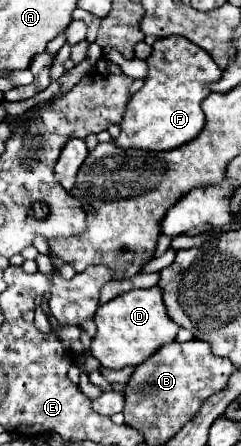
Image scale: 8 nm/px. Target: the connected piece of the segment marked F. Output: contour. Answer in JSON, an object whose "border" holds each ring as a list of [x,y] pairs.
{"border":[[[178,35],[156,39],[146,63],[150,69],[148,77],[144,79],[144,87],[130,97],[120,123],[120,137],[114,143],[118,147],[168,151],[188,143],[204,129],[200,103],[210,93],[208,85],[218,81],[222,71],[204,49]]]}

